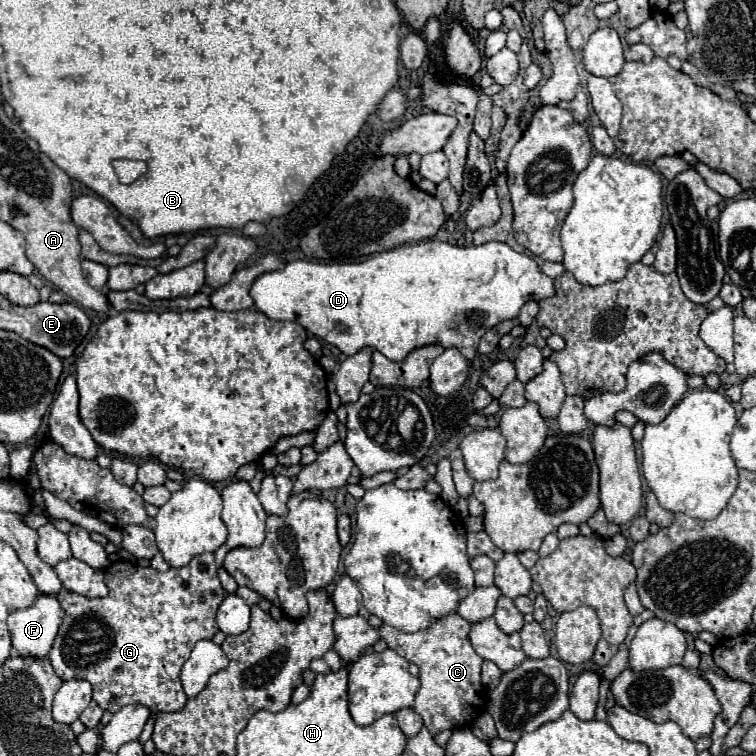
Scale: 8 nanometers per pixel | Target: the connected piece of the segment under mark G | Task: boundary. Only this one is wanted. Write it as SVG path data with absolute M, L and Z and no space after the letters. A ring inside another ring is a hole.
M200 554L196 558L192 558L192 562L184 568L170 568L168 572L156 572L154 568L150 566L136 566L134 562L114 562L110 564L106 570L104 570L104 582L110 590L110 594L106 598L80 598L80 594L74 594L74 592L68 592L68 590L62 590L56 598L60 600L60 606L64 608L66 616L64 616L64 622L60 626L60 632L56 636L56 642L54 642L54 648L50 650L48 654L48 660L54 668L54 672L62 678L62 680L72 680L72 678L80 678L80 680L88 680L92 684L92 698L94 702L98 702L100 708L104 710L110 710L110 712L116 712L120 710L122 706L126 704L142 704L150 710L156 712L176 712L176 710L182 710L182 706L186 704L186 694L182 690L182 684L180 684L180 668L182 664L186 662L186 658L190 656L194 644L198 640L210 640L216 632L218 632L218 626L216 626L216 610L220 606L220 602L224 600L224 588L220 586L220 578L218 578L218 568L214 564L214 554Z

